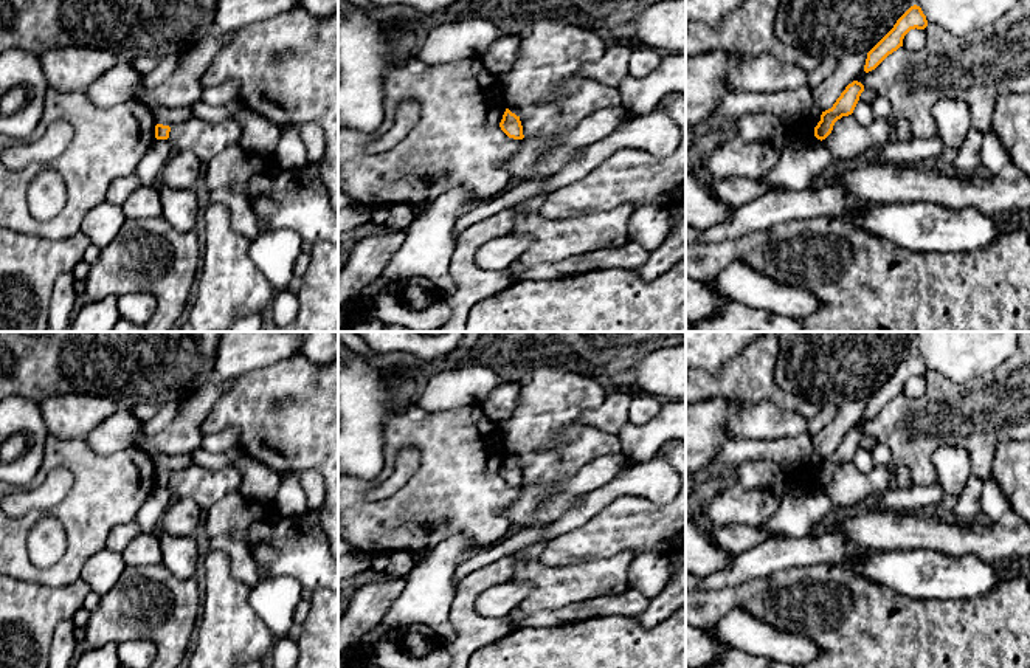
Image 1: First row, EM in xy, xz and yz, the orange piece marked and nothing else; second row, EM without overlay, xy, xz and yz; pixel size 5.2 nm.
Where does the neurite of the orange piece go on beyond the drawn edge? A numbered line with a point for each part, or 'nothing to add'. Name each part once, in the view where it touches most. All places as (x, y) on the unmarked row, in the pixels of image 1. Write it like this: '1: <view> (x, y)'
nothing to add

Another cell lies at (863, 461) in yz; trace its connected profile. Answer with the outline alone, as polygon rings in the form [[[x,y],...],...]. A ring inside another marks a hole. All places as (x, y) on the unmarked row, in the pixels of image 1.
[[[858,448],[852,462],[862,473],[870,473],[875,467],[872,453],[867,448]]]

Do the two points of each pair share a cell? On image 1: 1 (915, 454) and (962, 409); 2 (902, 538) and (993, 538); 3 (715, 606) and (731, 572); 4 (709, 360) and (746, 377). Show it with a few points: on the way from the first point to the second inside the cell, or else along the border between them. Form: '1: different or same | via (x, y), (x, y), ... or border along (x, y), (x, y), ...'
1: same | via (926, 444), (951, 419)
2: same | via (925, 538), (970, 538)
3: different | border along (760, 578), (701, 591)
4: different | border along (745, 347), (717, 371), (701, 371)

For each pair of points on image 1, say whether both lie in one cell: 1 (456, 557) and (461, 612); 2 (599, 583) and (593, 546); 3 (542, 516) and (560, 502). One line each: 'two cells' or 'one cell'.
1: two cells
2: two cells
3: one cell

